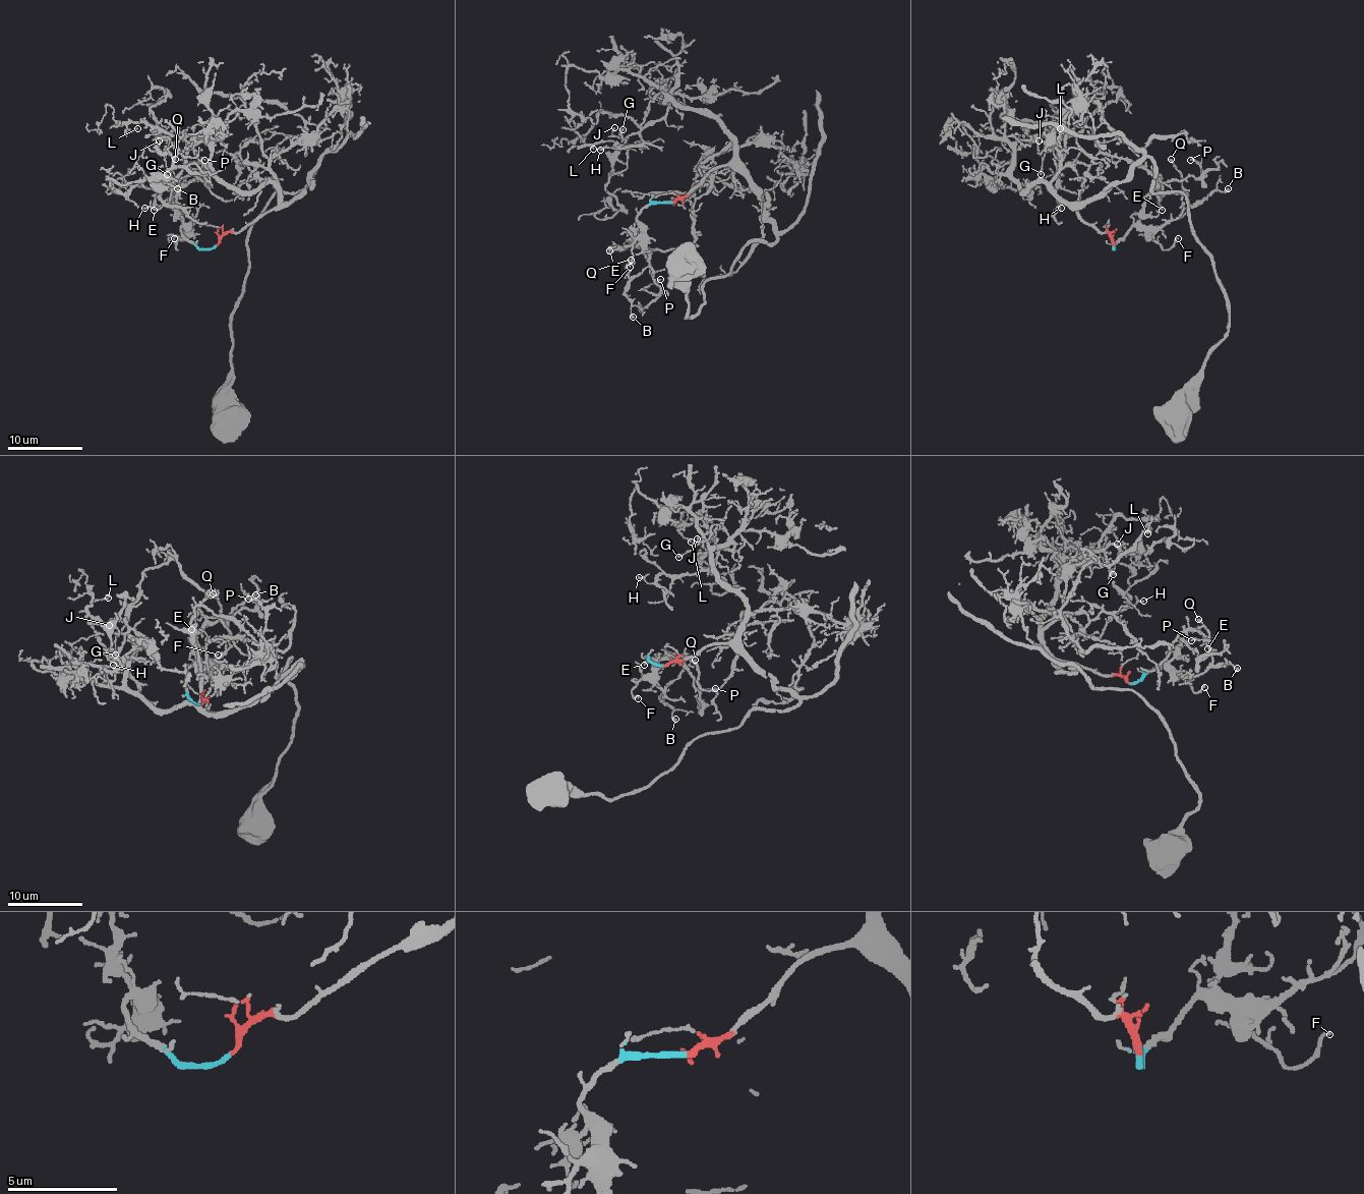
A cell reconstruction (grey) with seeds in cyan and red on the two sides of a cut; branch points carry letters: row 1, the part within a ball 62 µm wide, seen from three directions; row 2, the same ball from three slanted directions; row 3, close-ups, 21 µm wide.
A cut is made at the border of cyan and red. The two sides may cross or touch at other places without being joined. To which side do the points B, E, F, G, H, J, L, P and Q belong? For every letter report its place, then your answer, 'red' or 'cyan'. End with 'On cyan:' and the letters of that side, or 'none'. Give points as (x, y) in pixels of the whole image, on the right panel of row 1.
B: place (1228, 188); cyan
E: place (1162, 210); cyan
F: place (1178, 238); cyan
G: place (1041, 174); red
H: place (1061, 208); red
J: place (1039, 140); red
L: place (1060, 128); red
P: place (1190, 160); cyan
Q: place (1171, 159); cyan
On cyan: B, E, F, P, Q

